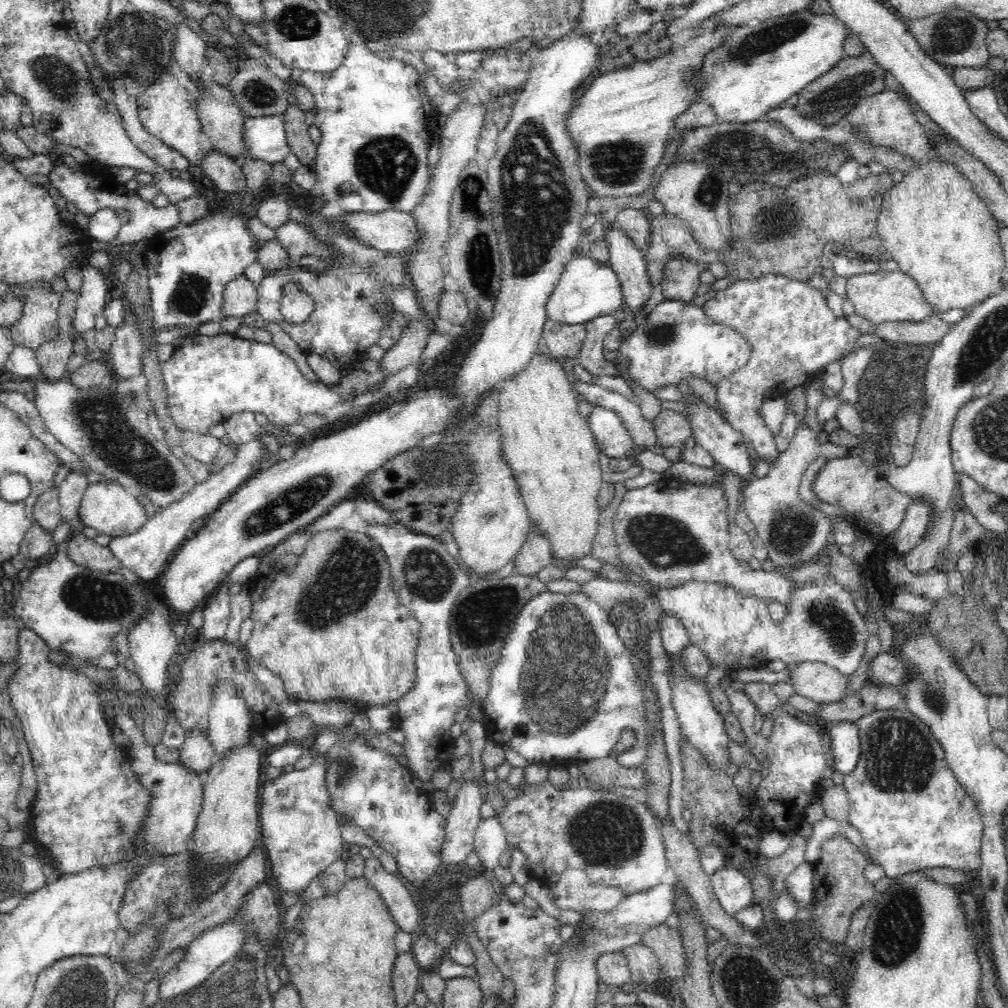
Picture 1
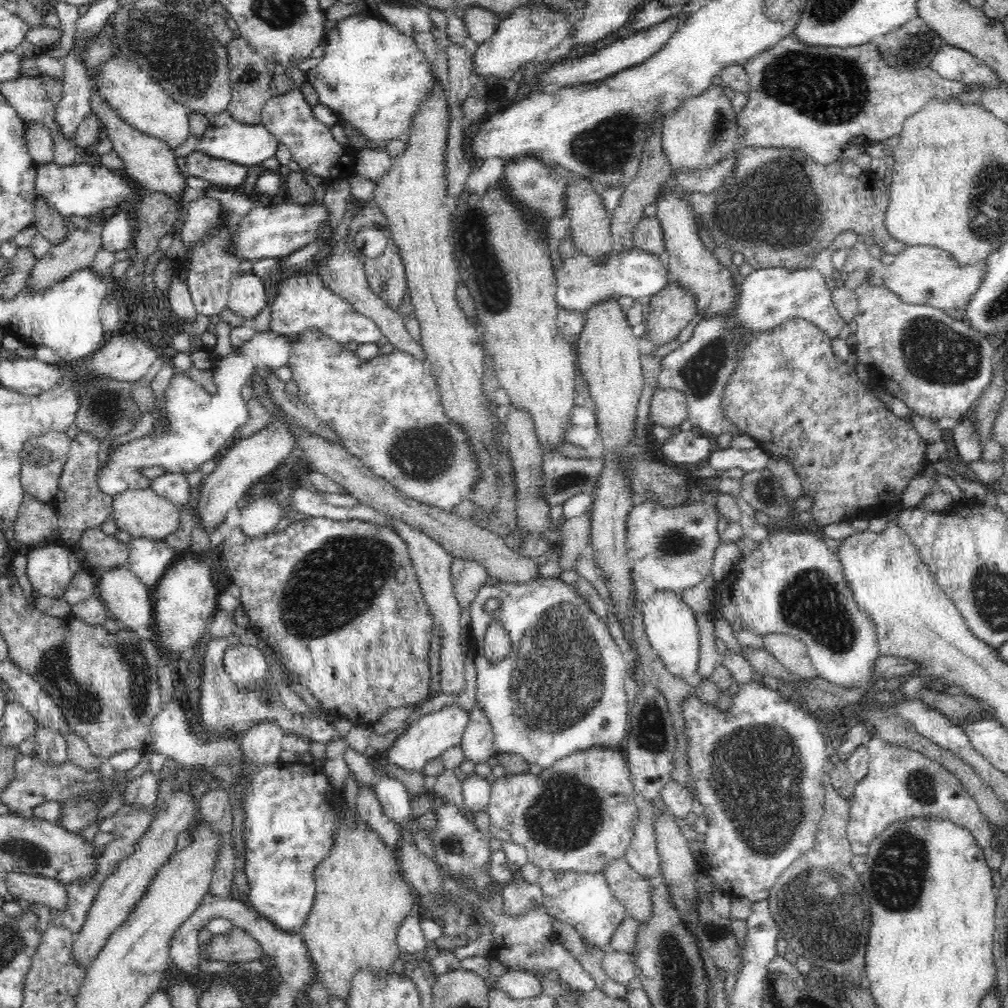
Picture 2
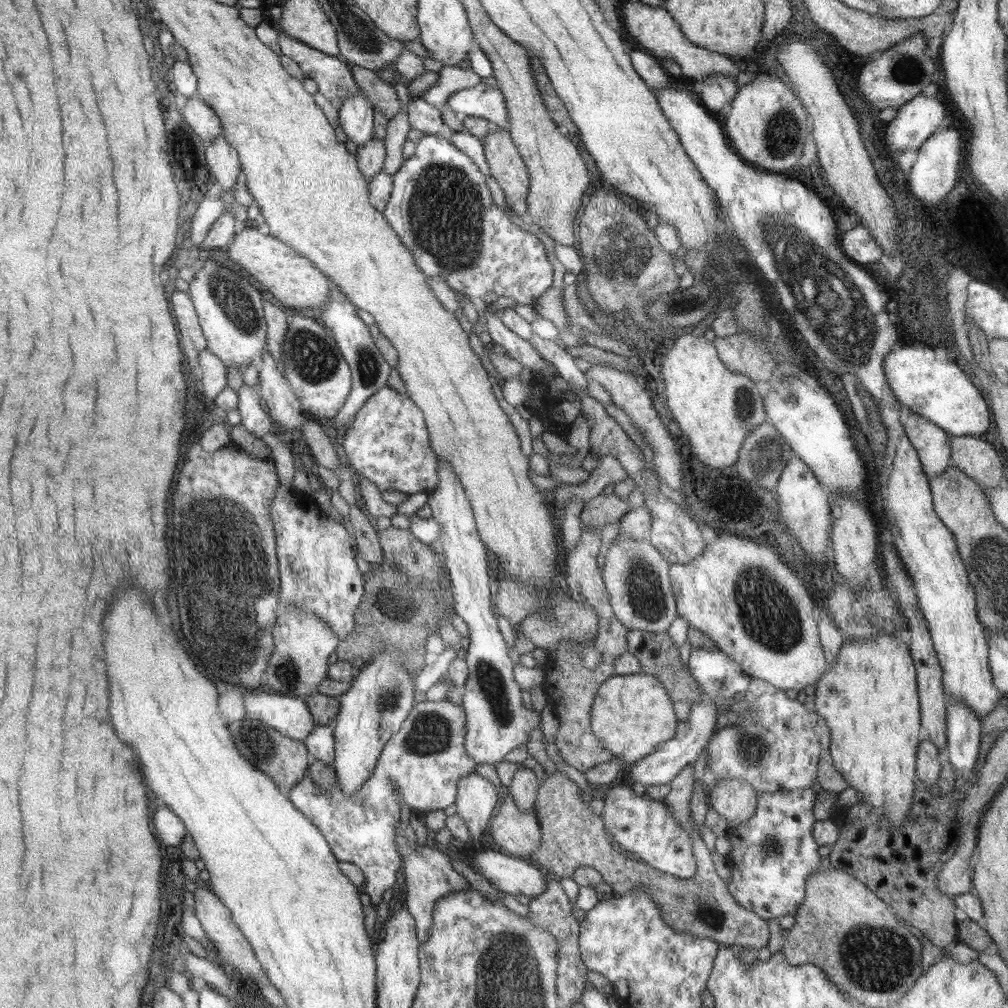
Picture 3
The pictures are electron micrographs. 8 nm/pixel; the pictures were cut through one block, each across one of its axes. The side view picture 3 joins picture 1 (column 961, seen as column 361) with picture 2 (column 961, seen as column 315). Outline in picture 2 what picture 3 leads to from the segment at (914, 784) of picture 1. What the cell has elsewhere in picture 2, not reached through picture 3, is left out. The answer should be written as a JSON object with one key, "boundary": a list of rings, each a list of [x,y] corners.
{"boundary":[[[874,735],[866,744],[869,755],[868,772],[853,790],[848,810],[848,841],[862,842],[868,845],[890,823],[896,820],[940,816],[940,819],[952,819],[954,823],[964,825],[972,831],[982,848],[990,847],[992,827],[986,815],[982,815],[978,802],[970,793],[965,792],[962,784],[937,760],[932,760],[924,753],[902,745],[888,743]]]}

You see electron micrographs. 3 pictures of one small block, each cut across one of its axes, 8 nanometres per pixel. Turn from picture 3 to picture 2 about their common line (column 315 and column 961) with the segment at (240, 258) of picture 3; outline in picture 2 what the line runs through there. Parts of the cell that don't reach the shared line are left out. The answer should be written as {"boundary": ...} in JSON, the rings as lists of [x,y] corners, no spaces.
{"boundary":[[[916,245],[906,247],[895,255],[892,264],[880,273],[882,284],[904,302],[932,305],[945,311],[965,309],[986,277],[986,258],[976,264],[960,265],[946,249],[936,248],[934,245]]]}

